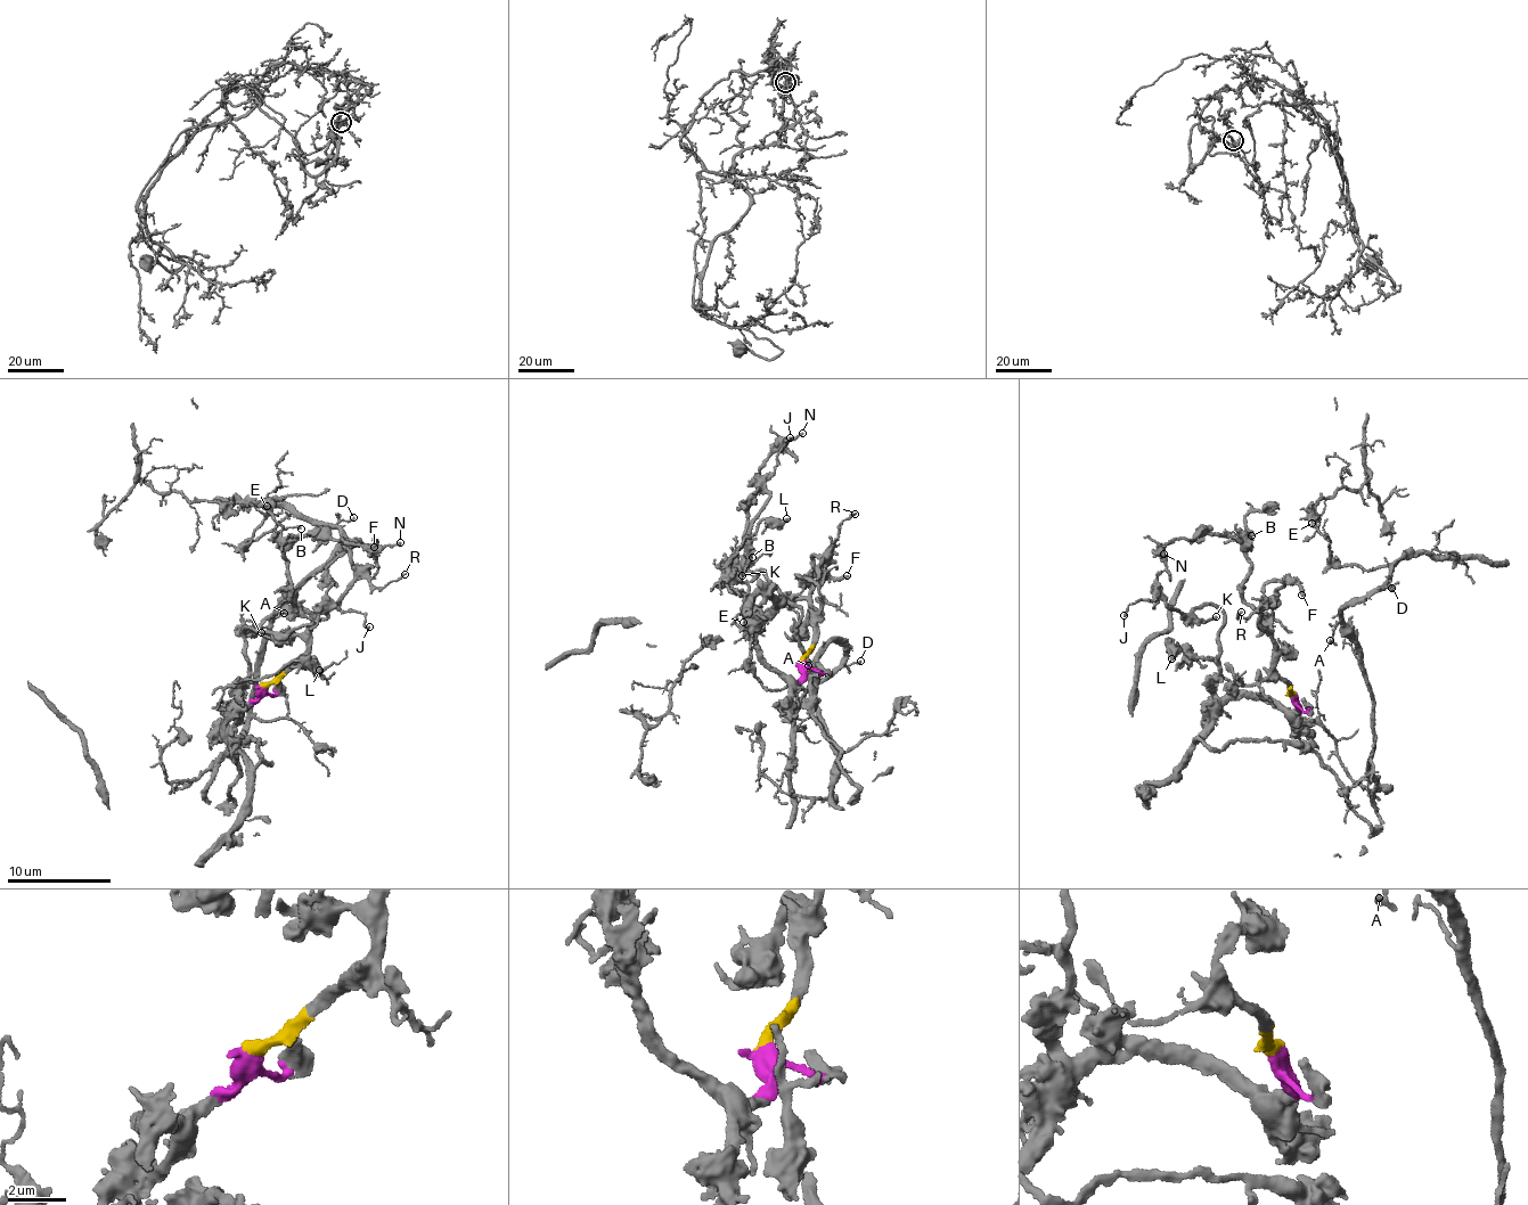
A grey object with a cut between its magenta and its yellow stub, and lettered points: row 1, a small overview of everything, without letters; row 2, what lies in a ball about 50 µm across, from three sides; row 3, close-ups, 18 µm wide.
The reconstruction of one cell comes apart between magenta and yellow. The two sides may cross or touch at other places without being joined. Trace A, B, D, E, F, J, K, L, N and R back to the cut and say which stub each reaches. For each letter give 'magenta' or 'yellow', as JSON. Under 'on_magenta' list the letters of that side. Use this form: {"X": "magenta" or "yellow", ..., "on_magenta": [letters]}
{"A": "magenta", "B": "yellow", "D": "magenta", "E": "magenta", "F": "yellow", "J": "magenta", "K": "magenta", "L": "magenta", "N": "yellow", "R": "yellow", "on_magenta": ["A", "D", "E", "J", "K", "L"]}

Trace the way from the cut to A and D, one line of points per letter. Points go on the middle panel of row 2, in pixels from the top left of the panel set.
A: (801, 663), (791, 680), (761, 654), (781, 599), (857, 787), (844, 808), (809, 664)
D: (801, 663), (791, 680), (761, 654), (781, 599), (857, 787), (844, 808), (808, 683), (838, 640), (859, 660)

